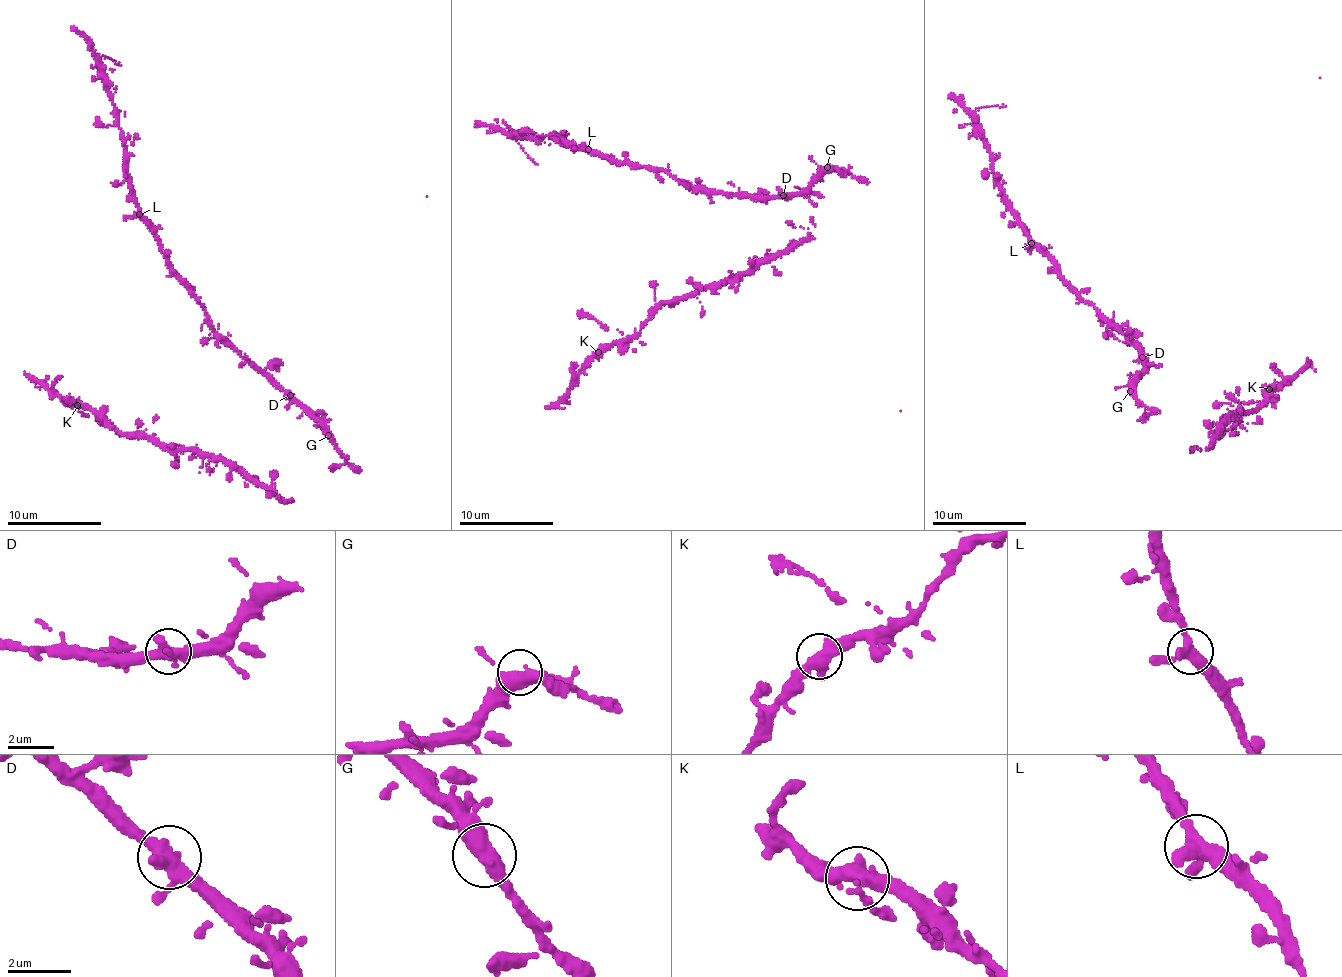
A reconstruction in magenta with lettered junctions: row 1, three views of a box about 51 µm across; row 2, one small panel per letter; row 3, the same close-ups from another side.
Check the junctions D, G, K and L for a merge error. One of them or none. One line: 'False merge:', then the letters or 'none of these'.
False merge: none of these

